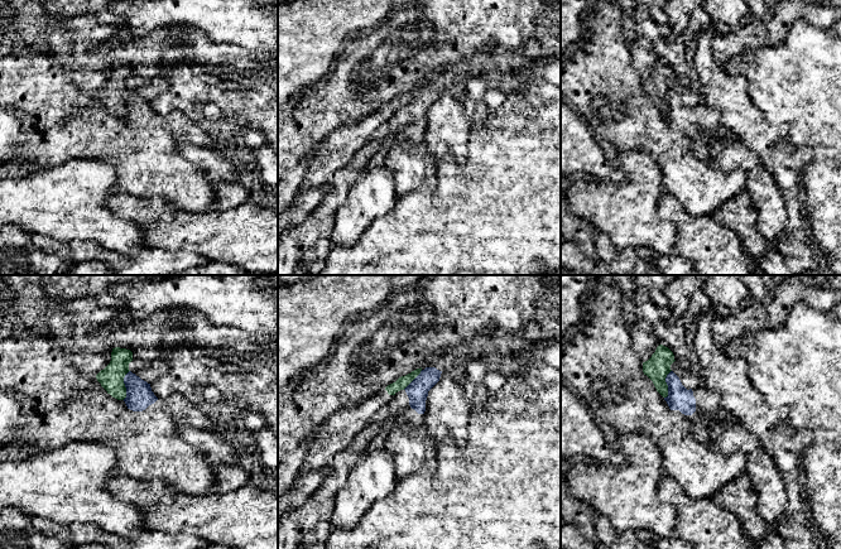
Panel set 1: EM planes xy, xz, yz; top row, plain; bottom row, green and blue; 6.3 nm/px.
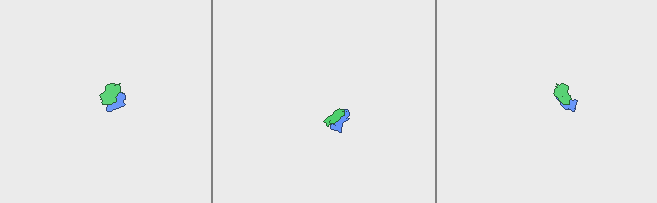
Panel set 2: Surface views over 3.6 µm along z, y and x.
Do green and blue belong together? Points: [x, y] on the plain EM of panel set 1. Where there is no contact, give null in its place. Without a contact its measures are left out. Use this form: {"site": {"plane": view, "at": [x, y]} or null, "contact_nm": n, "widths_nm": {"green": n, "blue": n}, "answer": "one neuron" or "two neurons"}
{"site": {"plane": "xy", "at": [124, 102]}, "contact_nm": 200, "widths_nm": {"green": 160, "blue": 170}, "answer": "two neurons"}

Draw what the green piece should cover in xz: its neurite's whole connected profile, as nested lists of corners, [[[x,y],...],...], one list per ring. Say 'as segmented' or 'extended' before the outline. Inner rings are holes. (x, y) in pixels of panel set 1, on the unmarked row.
extended; [[[422,85],[399,95],[373,115],[331,134],[326,143],[314,151],[298,191],[307,191],[330,183],[337,170],[349,167],[357,150],[384,129],[388,129],[393,114],[404,107],[420,88]]]

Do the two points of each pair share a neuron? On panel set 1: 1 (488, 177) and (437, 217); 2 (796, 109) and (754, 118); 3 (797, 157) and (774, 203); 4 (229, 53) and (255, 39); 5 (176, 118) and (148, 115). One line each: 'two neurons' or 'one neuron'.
1: one neuron
2: two neurons
3: two neurons
4: two neurons
5: one neuron

